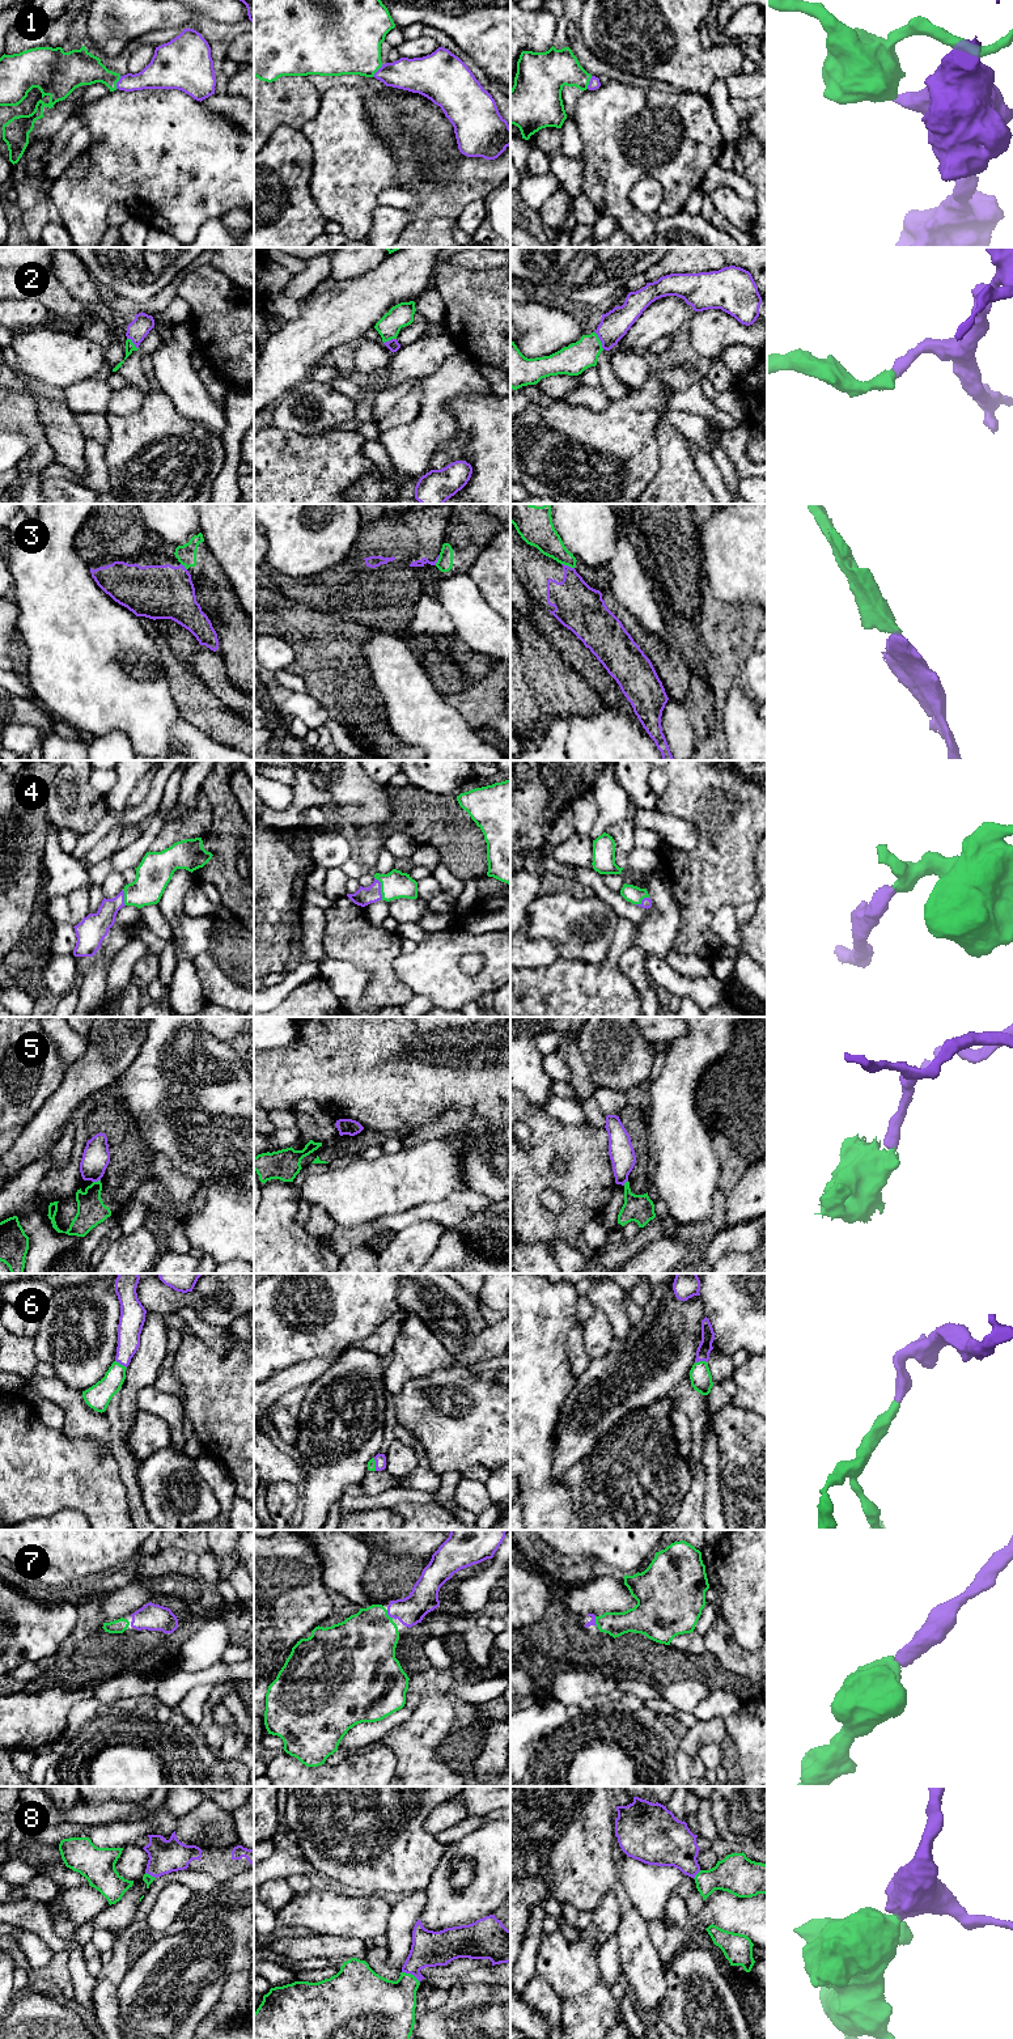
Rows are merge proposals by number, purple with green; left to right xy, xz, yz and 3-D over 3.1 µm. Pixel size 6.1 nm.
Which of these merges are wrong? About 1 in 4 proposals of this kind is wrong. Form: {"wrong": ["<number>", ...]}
{"wrong": ["3", "5"]}

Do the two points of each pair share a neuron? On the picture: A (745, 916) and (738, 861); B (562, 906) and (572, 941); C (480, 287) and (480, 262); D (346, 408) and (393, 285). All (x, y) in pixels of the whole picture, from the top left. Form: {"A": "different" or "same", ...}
{"A": "different", "B": "same", "C": "different", "D": "different"}

